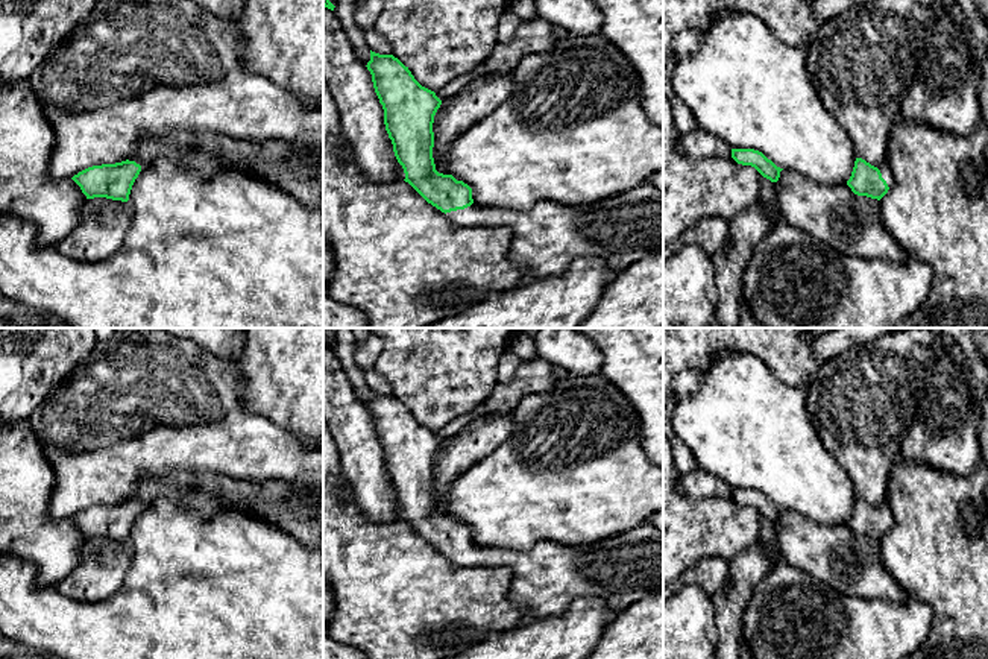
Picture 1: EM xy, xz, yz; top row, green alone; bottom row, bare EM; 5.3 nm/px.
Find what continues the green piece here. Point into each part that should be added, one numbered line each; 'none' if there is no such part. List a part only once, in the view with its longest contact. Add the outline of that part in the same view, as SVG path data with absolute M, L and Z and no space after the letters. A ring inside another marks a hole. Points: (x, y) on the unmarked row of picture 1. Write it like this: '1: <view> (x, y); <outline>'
1: xz (626, 568); M651 522L589 545L539 541L530 548L501 548L472 544L446 556L463 566L510 568L510 603L524 609L528 621L560 615L571 601L581 597L601 598L618 615L636 601L663 592L663 531Z

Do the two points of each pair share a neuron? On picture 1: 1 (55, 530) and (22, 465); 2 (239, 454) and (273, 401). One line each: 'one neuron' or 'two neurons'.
1: one neuron
2: two neurons

